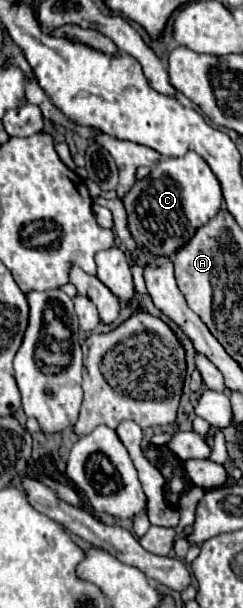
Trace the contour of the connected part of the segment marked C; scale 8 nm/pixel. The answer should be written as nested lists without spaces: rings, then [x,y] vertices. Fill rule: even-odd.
[[[186,153],[182,157],[174,157],[174,159],[162,159],[148,177],[136,181],[132,185],[132,189],[120,199],[126,215],[128,215],[128,229],[136,241],[138,247],[142,247],[144,251],[152,253],[152,255],[160,255],[160,257],[168,257],[172,259],[192,237],[194,233],[206,225],[212,217],[216,217],[216,213],[222,209],[222,189],[218,185],[218,179],[214,177],[212,169],[206,165],[206,161],[202,161],[202,157],[198,157],[198,153]]]

